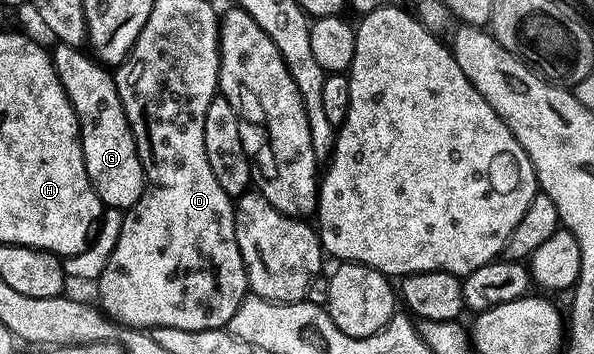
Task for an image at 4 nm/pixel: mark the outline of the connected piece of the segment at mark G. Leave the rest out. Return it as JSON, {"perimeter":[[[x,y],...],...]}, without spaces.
{"perimeter":[[[60,43],[54,46],[51,49],[53,66],[81,128],[83,163],[87,167],[89,182],[93,184],[102,206],[122,211],[130,209],[143,195],[145,172],[119,99],[114,74],[84,48]]]}

